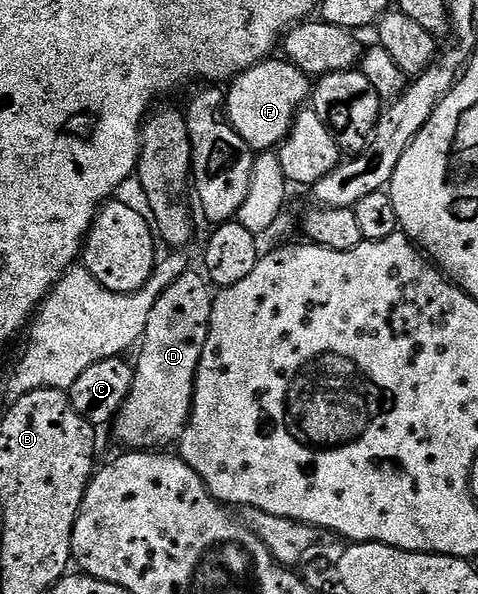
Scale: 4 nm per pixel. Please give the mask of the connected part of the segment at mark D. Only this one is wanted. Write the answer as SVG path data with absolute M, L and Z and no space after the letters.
M187 269L175 283L164 289L156 301L152 317L148 317L146 332L140 340L138 363L133 364L134 379L130 383L126 404L120 408L112 423L114 435L123 443L123 448L158 449L161 443L181 440L182 430L190 419L190 408L194 406L194 378L208 337L214 297L212 284L205 274L198 272L197 275L194 269Z

